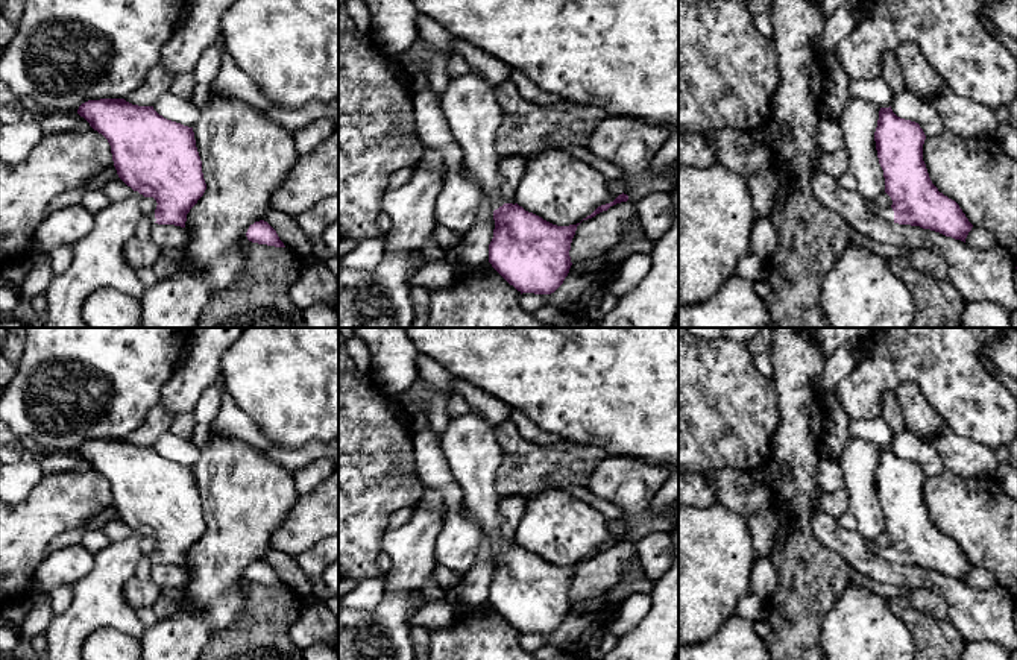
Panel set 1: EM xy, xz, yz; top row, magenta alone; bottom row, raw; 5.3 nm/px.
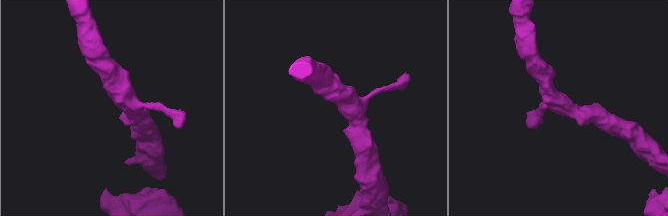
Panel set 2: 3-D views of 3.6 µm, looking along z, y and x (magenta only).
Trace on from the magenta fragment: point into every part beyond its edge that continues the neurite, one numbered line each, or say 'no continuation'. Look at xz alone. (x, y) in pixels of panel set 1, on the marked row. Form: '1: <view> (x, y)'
1: xz (469, 105)

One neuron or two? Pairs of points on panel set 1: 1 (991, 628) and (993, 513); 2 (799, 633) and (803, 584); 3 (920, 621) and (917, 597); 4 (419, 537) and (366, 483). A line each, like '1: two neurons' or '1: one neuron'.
1: two neurons
2: one neuron
3: two neurons
4: two neurons

